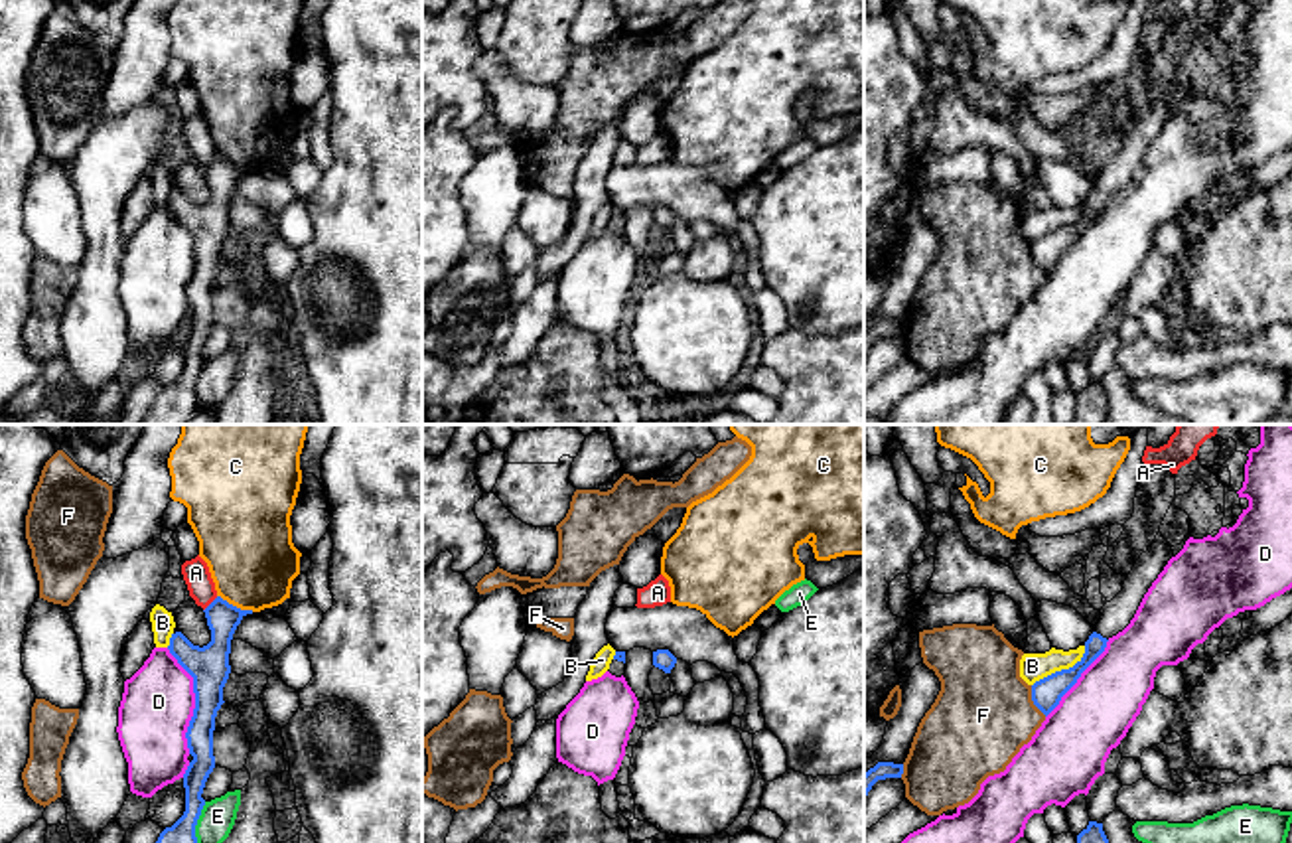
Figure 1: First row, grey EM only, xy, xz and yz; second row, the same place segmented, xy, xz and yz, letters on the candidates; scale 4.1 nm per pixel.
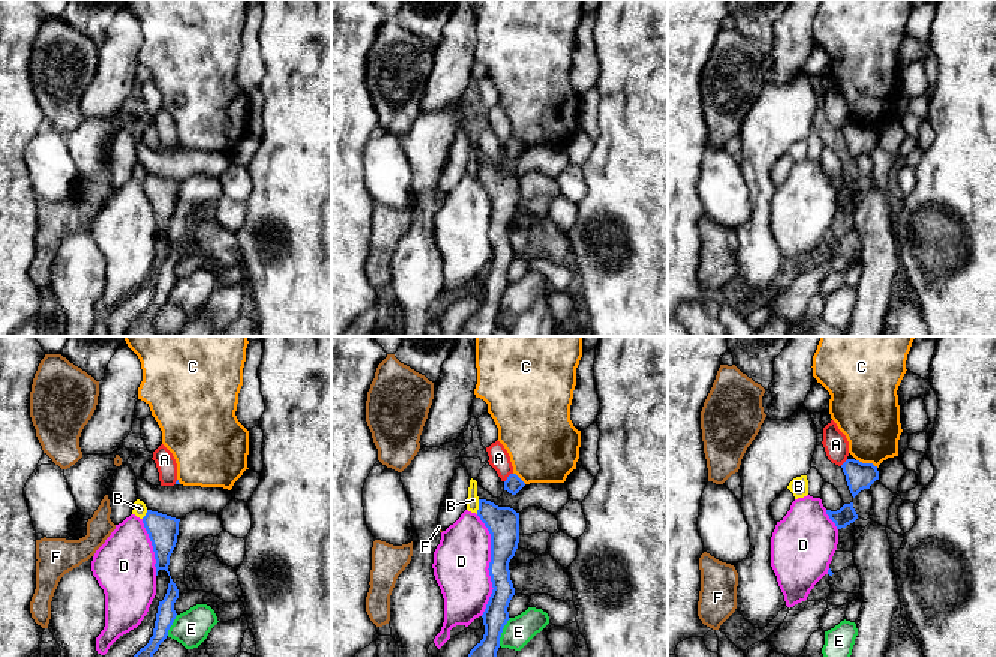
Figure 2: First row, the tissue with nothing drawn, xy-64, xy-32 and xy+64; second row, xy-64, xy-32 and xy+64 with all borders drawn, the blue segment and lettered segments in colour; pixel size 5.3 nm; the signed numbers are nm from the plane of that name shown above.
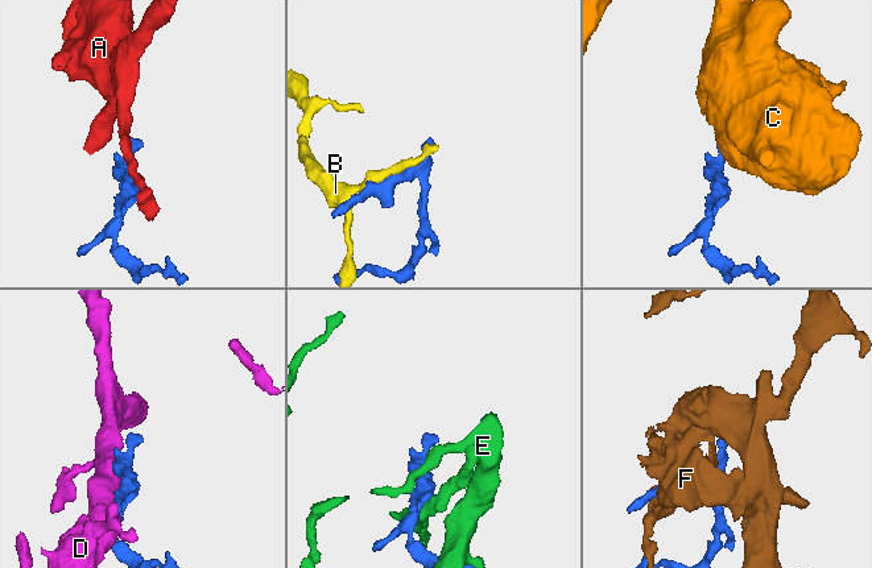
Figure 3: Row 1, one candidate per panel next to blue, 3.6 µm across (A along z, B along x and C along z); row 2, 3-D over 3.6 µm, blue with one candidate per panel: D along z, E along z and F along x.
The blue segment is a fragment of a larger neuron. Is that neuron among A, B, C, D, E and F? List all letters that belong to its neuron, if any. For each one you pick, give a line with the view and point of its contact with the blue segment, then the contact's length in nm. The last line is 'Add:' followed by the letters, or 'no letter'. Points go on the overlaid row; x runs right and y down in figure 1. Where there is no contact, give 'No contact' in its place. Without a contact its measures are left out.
Add: no letter

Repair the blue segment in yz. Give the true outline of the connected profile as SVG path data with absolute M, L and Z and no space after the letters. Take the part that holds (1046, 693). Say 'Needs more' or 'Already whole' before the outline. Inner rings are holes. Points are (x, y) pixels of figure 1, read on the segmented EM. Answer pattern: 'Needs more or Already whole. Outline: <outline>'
Needs more. Outline: M1158 531L1154 543L1134 563L1122 590L1101 608L1101 620L1085 642L1083 657L1069 669L1055 671L1032 685L1034 705L1047 717L1081 673L1105 651L1107 642L1134 618L1144 594L1174 557L1170 543Z

